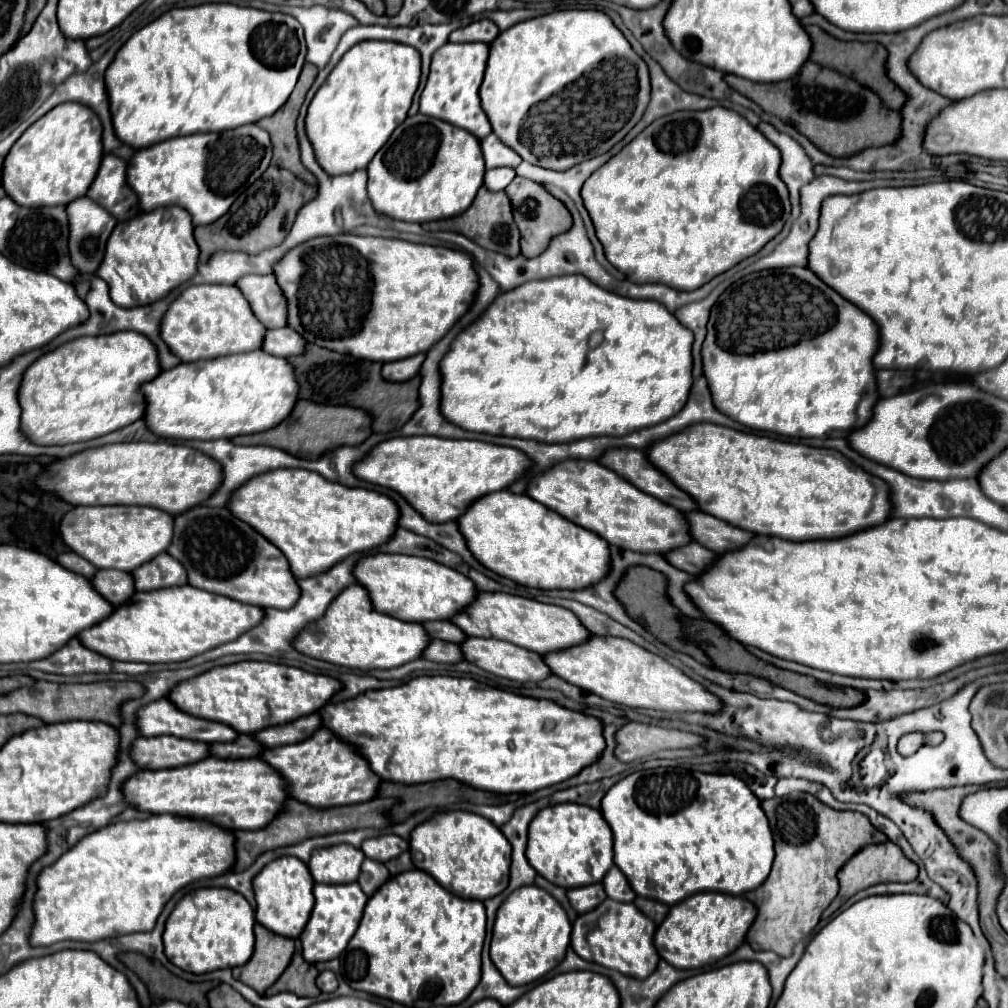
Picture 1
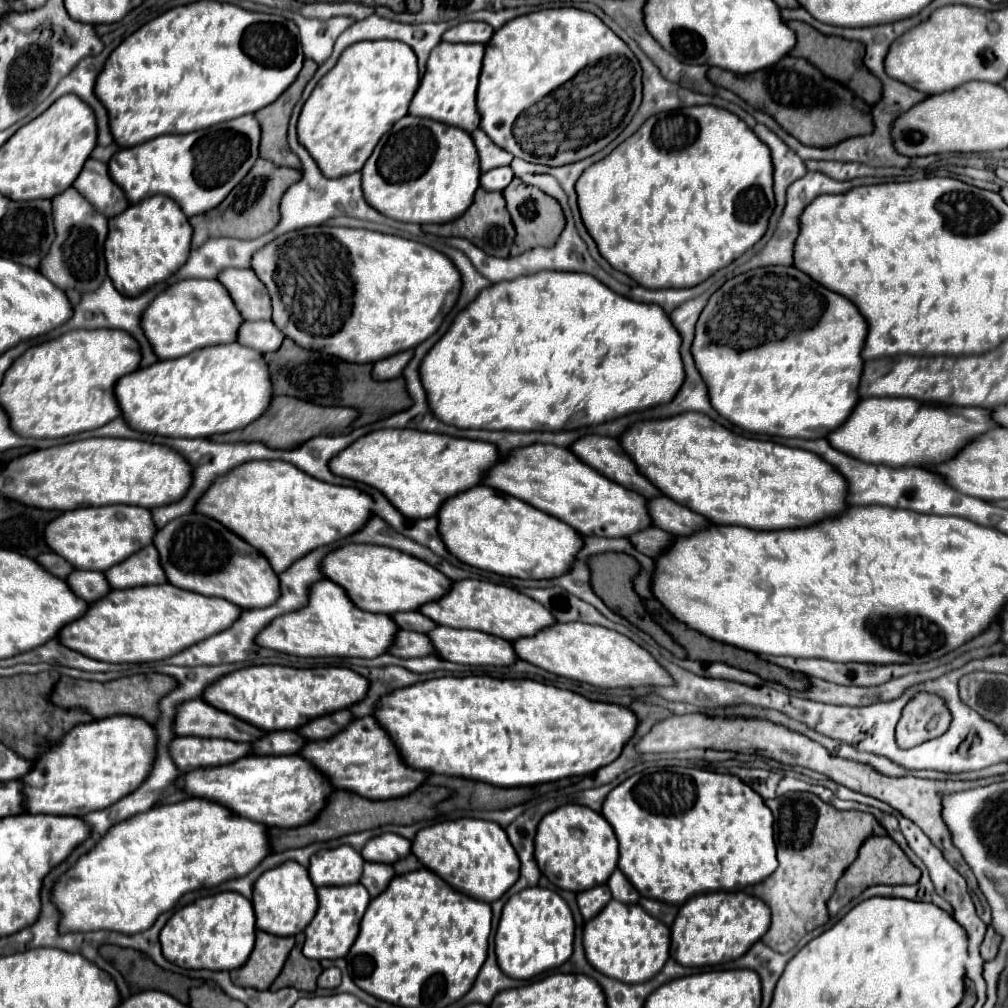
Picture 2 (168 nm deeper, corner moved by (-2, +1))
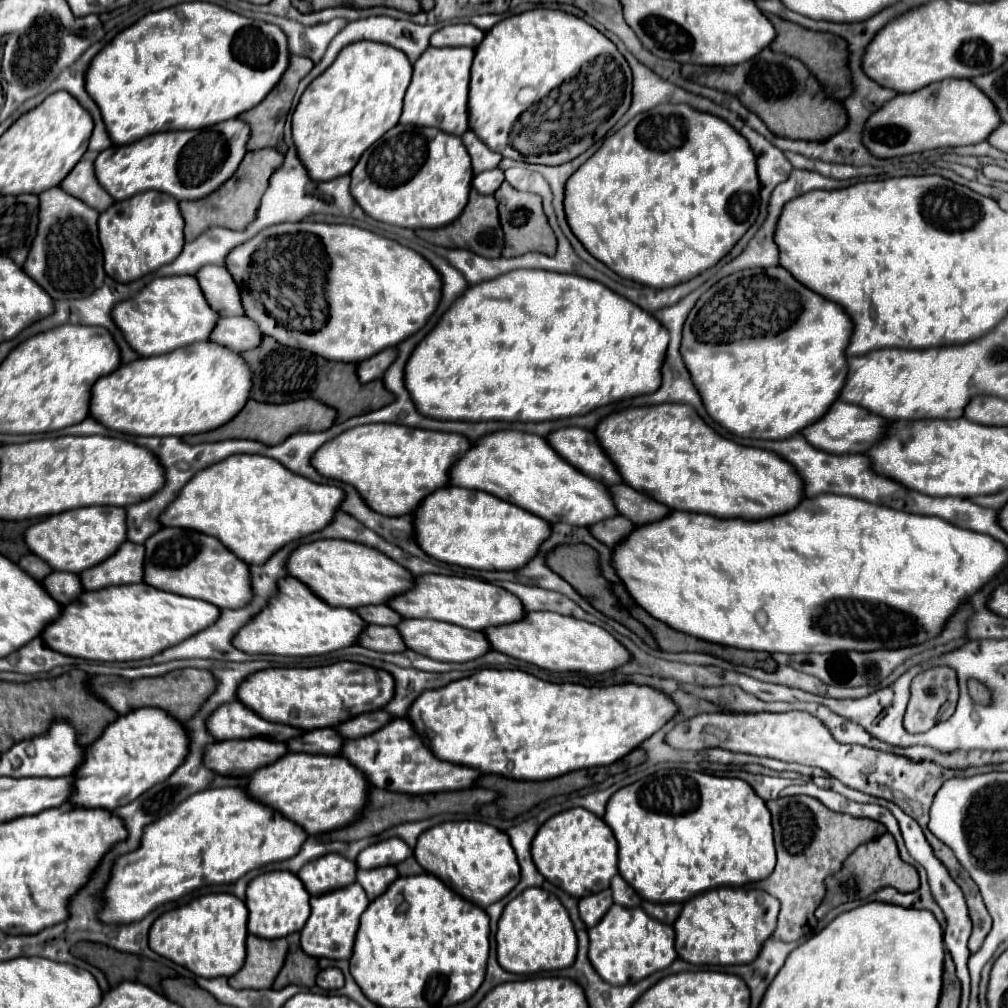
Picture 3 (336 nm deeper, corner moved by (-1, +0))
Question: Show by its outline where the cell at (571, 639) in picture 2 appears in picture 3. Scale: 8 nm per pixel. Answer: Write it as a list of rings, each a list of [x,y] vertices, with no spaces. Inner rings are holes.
[[[530,612],[530,618],[526,618],[526,622],[518,622],[518,626],[496,626],[484,632],[486,638],[494,642],[494,650],[552,672],[574,670],[574,672],[600,674],[606,670],[616,670],[628,664],[632,658],[632,654],[604,628],[578,618],[566,618],[556,612],[548,614]]]

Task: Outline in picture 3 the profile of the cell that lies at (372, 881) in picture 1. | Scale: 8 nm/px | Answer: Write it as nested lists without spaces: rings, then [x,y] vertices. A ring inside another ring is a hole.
[[[394,866],[384,868],[372,868],[372,870],[358,870],[358,884],[366,890],[366,896],[370,900],[378,898],[386,888],[398,878],[398,872]]]

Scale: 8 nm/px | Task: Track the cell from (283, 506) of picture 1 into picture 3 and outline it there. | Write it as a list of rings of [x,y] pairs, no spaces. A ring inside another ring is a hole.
[[[238,454],[192,478],[182,498],[162,516],[162,526],[186,526],[210,534],[246,564],[260,566],[286,544],[324,530],[336,518],[344,496],[342,488],[310,482],[266,456]]]

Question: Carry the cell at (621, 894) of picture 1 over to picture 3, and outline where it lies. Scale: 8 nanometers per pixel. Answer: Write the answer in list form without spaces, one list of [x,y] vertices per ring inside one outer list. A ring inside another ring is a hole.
[[[614,876],[612,878],[612,884],[610,884],[610,890],[612,890],[612,894],[614,894],[614,902],[616,904],[620,904],[620,906],[624,906],[624,908],[636,908],[636,906],[640,906],[640,896],[634,892],[634,888],[630,888],[624,880],[622,880],[622,876]]]

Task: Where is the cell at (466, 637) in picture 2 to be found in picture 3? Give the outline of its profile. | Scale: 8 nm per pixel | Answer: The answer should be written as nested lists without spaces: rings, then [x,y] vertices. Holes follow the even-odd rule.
[[[402,620],[398,624],[398,632],[402,634],[410,650],[424,654],[428,658],[440,660],[440,662],[470,662],[492,650],[484,632],[460,628],[456,624],[448,624],[440,620]]]

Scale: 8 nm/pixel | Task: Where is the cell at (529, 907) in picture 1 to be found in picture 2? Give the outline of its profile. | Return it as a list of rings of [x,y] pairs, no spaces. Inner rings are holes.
[[[527,887],[513,895],[505,907],[495,935],[499,967],[513,979],[529,979],[547,969],[563,965],[573,953],[575,923],[569,905],[551,889]]]

